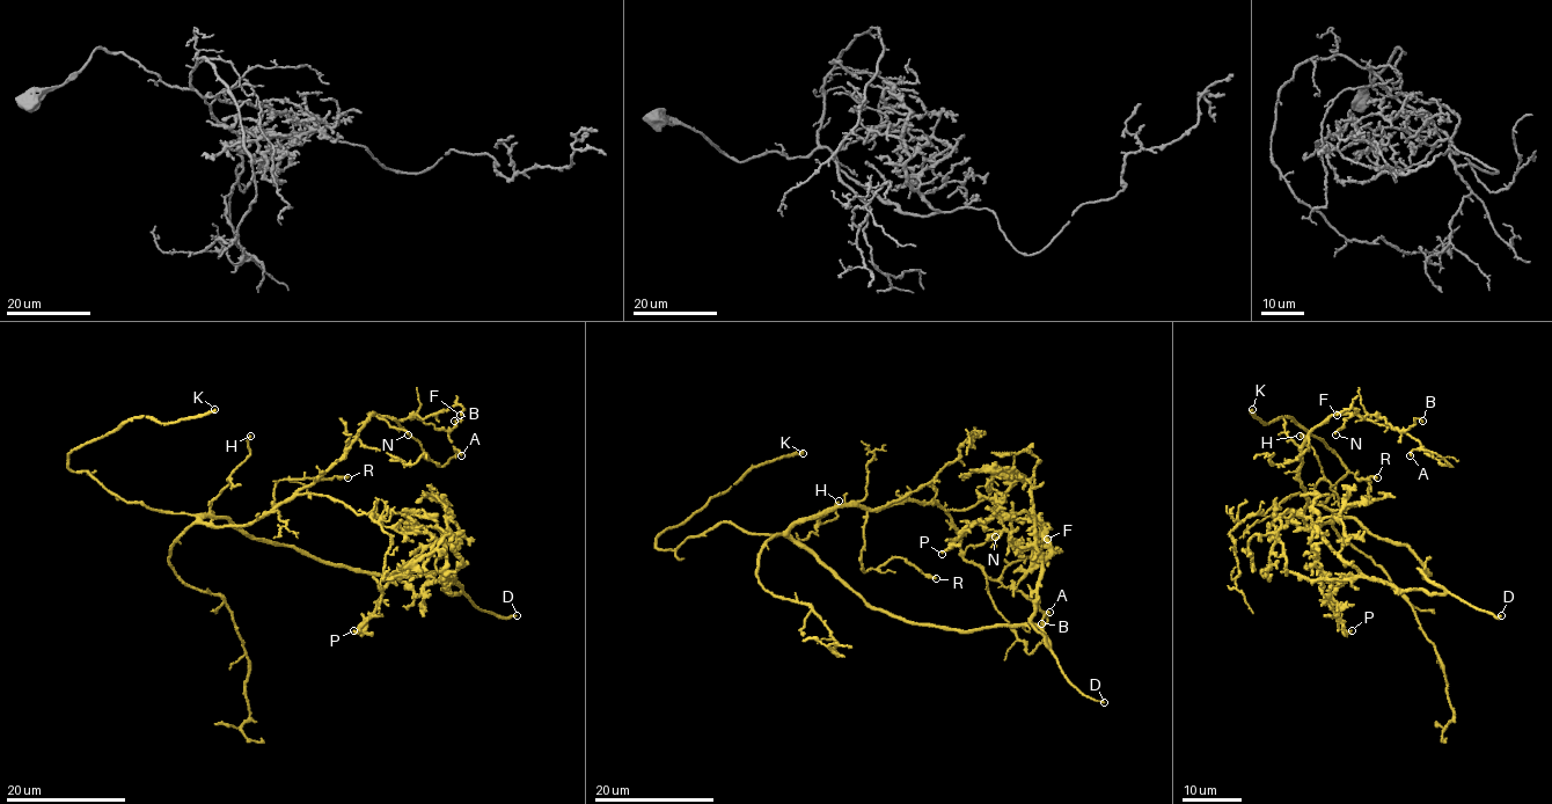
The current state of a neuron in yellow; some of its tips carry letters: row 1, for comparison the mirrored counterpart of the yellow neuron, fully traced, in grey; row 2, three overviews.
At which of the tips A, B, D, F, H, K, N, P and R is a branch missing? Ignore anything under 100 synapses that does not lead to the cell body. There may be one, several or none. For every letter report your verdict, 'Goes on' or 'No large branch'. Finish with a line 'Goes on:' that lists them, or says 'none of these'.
A: No large branch
B: No large branch
D: Goes on
F: No large branch
H: No large branch
K: Goes on
N: No large branch
P: No large branch
R: No large branch
Goes on: D, K

